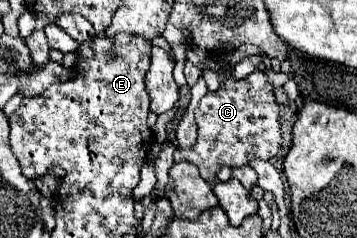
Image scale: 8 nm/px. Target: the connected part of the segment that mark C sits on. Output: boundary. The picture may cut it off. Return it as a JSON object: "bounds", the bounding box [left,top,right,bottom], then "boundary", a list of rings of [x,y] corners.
{"bounds":[176,72,282,182],"boundary":[[[254,72],[242,80],[226,78],[216,92],[208,92],[196,108],[198,140],[192,148],[176,150],[176,162],[188,160],[200,168],[200,176],[206,182],[216,180],[222,166],[242,168],[254,158],[272,160],[282,142],[280,132],[280,106],[274,98],[264,72]]]}

